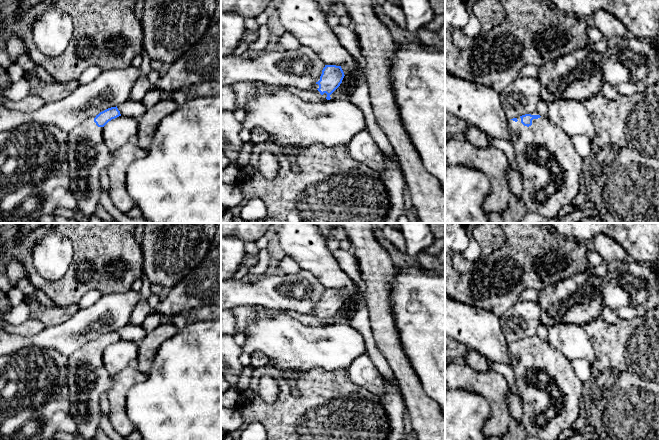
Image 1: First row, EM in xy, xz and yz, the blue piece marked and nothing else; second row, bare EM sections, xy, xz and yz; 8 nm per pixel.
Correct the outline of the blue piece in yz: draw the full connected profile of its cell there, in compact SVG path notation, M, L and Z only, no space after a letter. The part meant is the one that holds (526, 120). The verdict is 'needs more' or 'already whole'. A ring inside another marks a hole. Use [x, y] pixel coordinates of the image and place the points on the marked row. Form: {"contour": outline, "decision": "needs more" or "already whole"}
{"contour": "M537 112L509 120L508 127L523 186L521 202L529 212L557 218L572 208L579 194L583 158L577 153L571 137Z", "decision": "needs more"}

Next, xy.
{"contour": "M116 107L90 117L68 133L67 156L70 191L76 200L76 213L93 215L100 204L100 175L112 163L113 152L103 140L104 126L121 116Z", "decision": "needs more"}

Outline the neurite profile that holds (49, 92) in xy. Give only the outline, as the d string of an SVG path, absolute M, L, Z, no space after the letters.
M25 74L25 78L30 84L30 94L39 96L45 103L61 100L80 86L78 80L67 83L44 82L28 74Z

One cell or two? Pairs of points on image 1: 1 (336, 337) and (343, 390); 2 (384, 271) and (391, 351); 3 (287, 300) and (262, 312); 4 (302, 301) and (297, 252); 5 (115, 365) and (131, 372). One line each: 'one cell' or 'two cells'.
1: two cells
2: one cell
3: two cells
4: two cells
5: two cells

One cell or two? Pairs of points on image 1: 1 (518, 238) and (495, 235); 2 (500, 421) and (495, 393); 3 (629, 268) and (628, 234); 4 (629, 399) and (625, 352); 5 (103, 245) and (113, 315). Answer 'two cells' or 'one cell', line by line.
1: two cells
2: one cell
3: two cells
4: one cell
5: two cells

